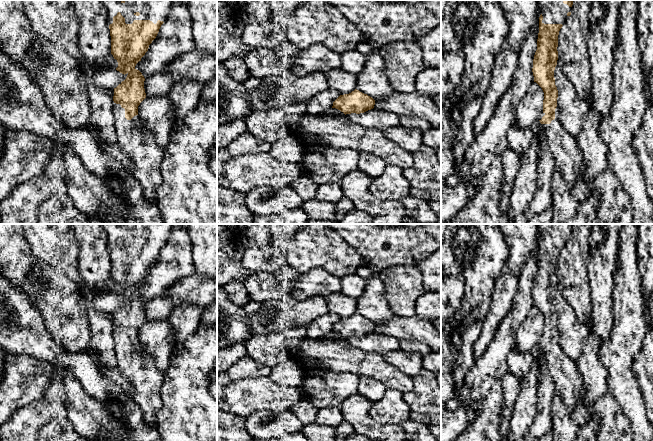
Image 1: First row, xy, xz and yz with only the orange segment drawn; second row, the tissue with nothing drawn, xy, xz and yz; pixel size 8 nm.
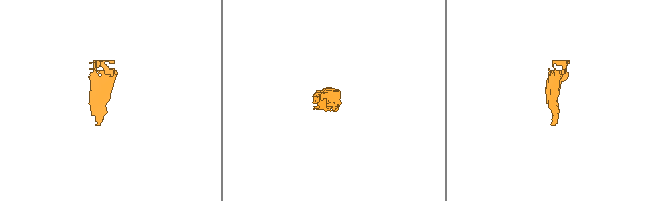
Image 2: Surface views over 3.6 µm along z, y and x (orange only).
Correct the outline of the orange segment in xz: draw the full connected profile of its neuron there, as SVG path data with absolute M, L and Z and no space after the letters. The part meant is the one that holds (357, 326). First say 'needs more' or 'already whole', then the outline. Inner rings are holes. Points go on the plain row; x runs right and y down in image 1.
already whole | M355 313L349 318L340 319L334 326L332 332L336 332L346 338L364 337L374 332L375 324Z

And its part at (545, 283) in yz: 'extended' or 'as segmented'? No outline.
extended

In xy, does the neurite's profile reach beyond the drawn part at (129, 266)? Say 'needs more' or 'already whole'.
needs more

